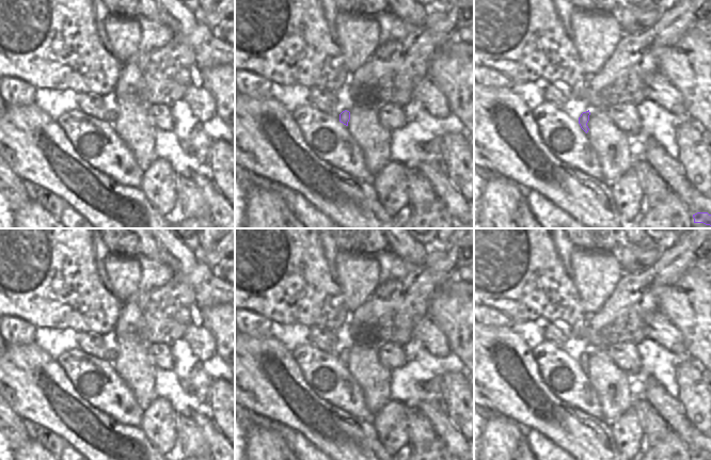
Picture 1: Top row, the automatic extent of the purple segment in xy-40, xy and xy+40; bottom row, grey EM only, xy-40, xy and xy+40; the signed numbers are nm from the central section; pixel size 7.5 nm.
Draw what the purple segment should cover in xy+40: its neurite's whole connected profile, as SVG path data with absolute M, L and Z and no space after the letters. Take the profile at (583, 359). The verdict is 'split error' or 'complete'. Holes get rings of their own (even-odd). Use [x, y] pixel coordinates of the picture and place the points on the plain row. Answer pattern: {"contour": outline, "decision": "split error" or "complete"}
{"contour": "M574 336L574 344L576 346L575 350L582 352L581 355L579 356L579 363L581 367L587 372L589 369L587 365L587 362L589 360L589 354L590 354L589 346L580 336Z", "decision": "split error"}

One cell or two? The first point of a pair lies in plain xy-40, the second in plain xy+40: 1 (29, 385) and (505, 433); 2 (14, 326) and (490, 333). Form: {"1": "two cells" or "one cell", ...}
{"1": "two cells", "2": "two cells"}

